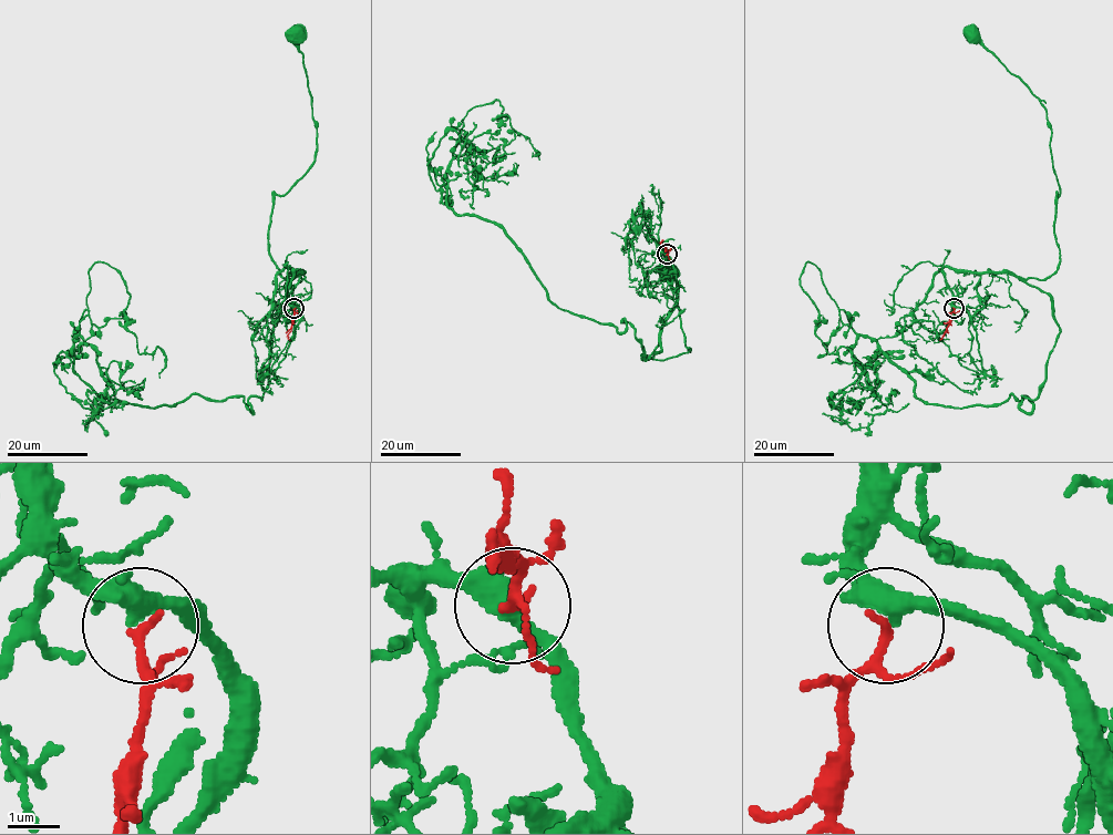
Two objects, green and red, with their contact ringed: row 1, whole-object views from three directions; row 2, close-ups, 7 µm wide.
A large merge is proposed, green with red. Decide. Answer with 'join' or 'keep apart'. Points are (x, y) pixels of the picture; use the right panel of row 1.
join

